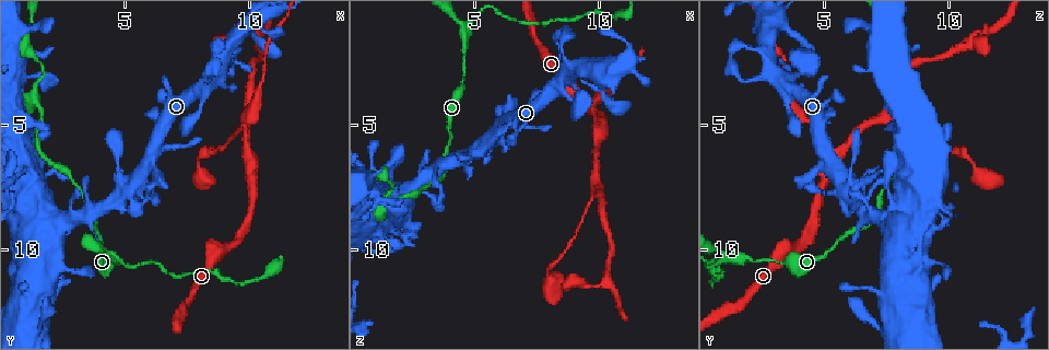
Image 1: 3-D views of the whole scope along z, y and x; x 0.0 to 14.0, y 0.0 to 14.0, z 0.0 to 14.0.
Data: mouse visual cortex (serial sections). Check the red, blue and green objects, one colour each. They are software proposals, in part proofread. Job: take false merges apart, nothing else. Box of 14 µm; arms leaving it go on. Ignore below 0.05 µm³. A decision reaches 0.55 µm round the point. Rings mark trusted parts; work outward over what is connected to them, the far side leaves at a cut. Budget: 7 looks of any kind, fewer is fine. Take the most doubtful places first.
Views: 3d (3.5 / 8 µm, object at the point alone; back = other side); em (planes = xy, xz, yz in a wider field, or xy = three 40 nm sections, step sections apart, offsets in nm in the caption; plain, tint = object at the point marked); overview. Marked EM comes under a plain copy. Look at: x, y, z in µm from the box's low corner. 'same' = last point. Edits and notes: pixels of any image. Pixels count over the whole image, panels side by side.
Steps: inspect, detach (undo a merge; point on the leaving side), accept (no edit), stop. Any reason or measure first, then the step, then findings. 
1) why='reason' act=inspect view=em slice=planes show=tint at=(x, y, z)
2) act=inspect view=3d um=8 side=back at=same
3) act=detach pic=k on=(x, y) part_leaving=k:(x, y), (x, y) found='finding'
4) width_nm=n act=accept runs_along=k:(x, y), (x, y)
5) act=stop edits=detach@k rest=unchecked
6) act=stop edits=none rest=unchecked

act=inspect view=3d um=3.5 at=(1.4, 3.9, 8.1)

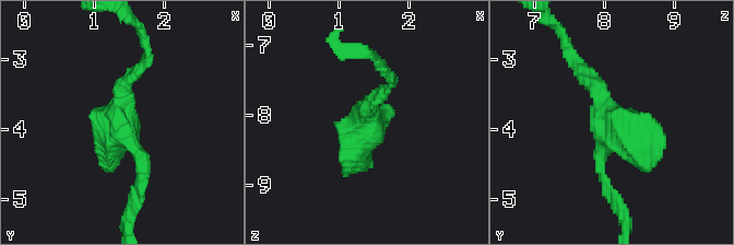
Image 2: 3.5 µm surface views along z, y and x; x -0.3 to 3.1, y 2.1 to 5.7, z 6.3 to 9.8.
act=inspect view=em slice=xy step=2 show=tint at=(1.35, 4.00, 8.10)

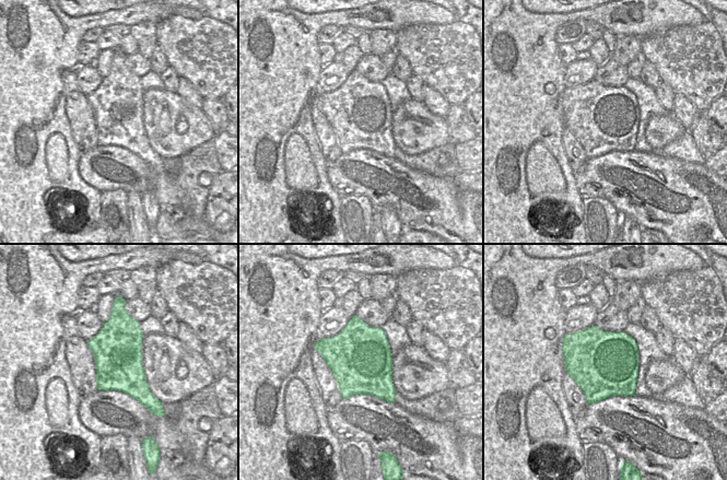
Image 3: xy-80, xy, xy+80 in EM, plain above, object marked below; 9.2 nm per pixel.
act=accept found='continuous, no second cell'

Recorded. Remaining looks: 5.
why='branch point' act=inspect view=3d um=3.5 side=back at=(10.0, 6.2, 5.5)

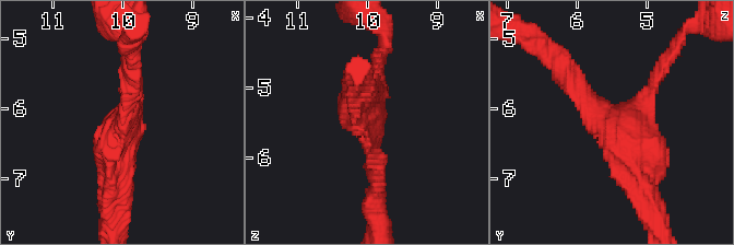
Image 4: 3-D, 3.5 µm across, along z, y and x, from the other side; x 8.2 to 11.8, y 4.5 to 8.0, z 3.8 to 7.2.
why='now the EM' act=inspect view=em slice=xy step=2 show=tint at=(10.00, 6.20, 5.55)

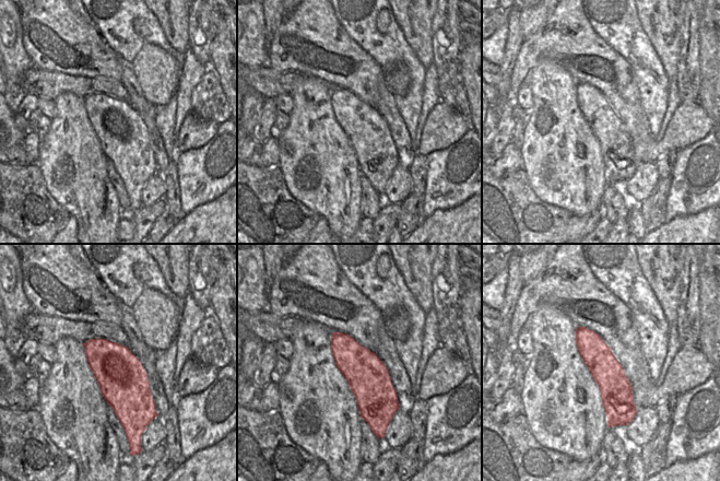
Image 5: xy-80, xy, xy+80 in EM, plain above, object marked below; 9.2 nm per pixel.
act=inspect view=em slice=planes show=tint at=same

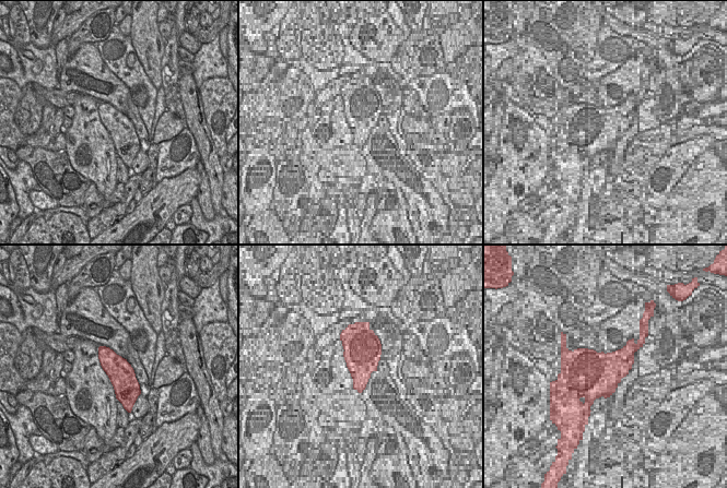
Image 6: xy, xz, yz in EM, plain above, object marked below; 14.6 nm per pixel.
act=accept runs_along=4:(642, 187), (648, 147), (572, 83) found='continuous, no second cell'

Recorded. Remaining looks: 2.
why='a narrow waist' act=inspect view=3d um=8 at=(1.2, 1.2, 6.8)

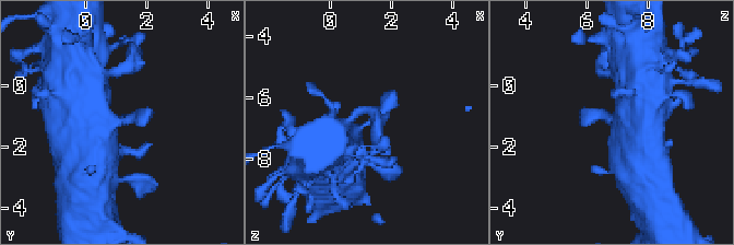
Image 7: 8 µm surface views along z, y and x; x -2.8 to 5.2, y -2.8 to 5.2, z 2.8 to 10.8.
why='closer look' act=inspect view=3d um=3.5 at=(1.3, 1.1, 6.8)

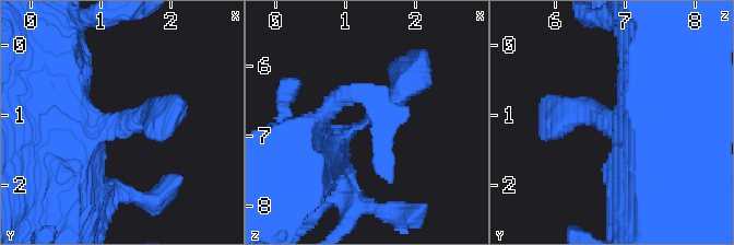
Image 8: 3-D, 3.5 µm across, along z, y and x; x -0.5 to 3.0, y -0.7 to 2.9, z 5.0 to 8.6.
act=accept runs_along=8:(307, 154), (381, 113), (412, 73) found='continuous, no second cell'

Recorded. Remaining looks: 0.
act=stop edits=none rest=unchecked

